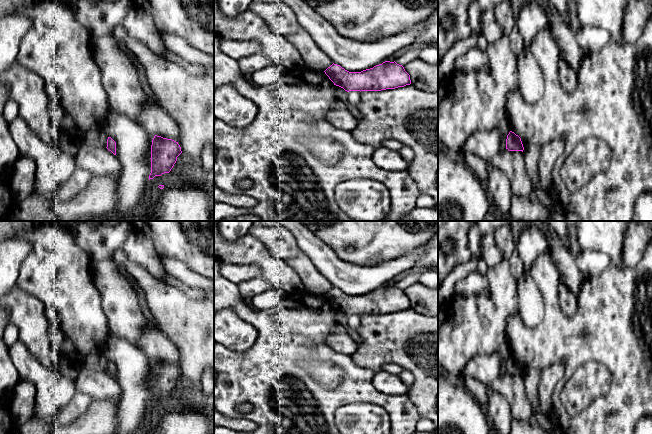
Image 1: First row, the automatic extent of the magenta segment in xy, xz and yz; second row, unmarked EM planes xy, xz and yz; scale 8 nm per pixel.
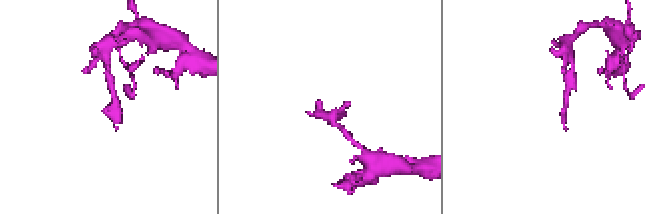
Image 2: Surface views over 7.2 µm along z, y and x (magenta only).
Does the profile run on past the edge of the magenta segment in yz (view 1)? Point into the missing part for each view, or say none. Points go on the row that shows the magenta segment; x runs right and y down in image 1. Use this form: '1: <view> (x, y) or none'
1: none

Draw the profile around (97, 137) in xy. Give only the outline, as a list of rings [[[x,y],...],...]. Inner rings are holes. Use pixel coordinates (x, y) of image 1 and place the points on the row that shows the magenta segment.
[[[103,127],[89,130],[83,135],[78,136],[79,143],[101,148],[107,147],[107,139],[108,135]]]

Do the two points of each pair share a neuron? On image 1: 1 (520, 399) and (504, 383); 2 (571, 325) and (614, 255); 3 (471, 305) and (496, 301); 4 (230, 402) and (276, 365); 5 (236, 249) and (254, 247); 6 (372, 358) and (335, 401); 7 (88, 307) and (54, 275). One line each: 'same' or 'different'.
1: same
2: different
3: same
4: same
5: same
6: different
7: same

